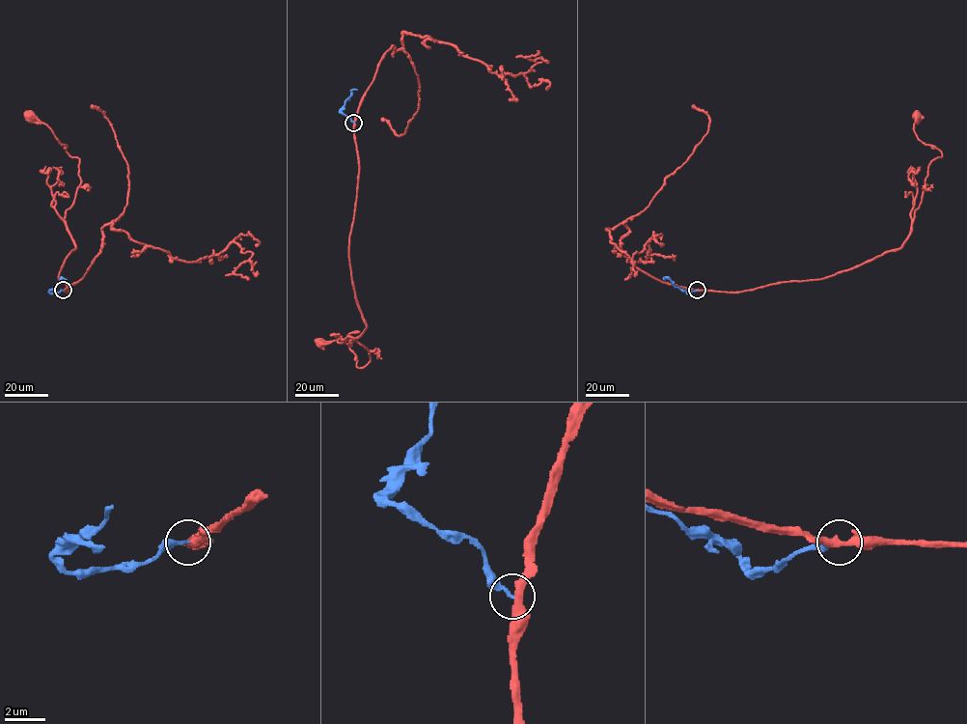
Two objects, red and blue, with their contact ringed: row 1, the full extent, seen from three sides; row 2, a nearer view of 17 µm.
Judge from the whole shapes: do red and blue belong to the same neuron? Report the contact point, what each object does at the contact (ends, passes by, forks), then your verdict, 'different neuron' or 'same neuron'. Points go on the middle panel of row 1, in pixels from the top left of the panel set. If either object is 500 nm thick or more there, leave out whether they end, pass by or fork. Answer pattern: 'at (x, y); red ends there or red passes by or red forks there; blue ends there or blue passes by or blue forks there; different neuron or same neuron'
at (353, 123); red forks there; blue ends there; different neuron

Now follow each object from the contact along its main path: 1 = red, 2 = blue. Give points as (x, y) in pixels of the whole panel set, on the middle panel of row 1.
1: (354, 123), (349, 264), (366, 325), (355, 340), (370, 361), (358, 368), (341, 339), (318, 341)
2: (353, 123), (340, 112), (351, 91), (357, 90)

